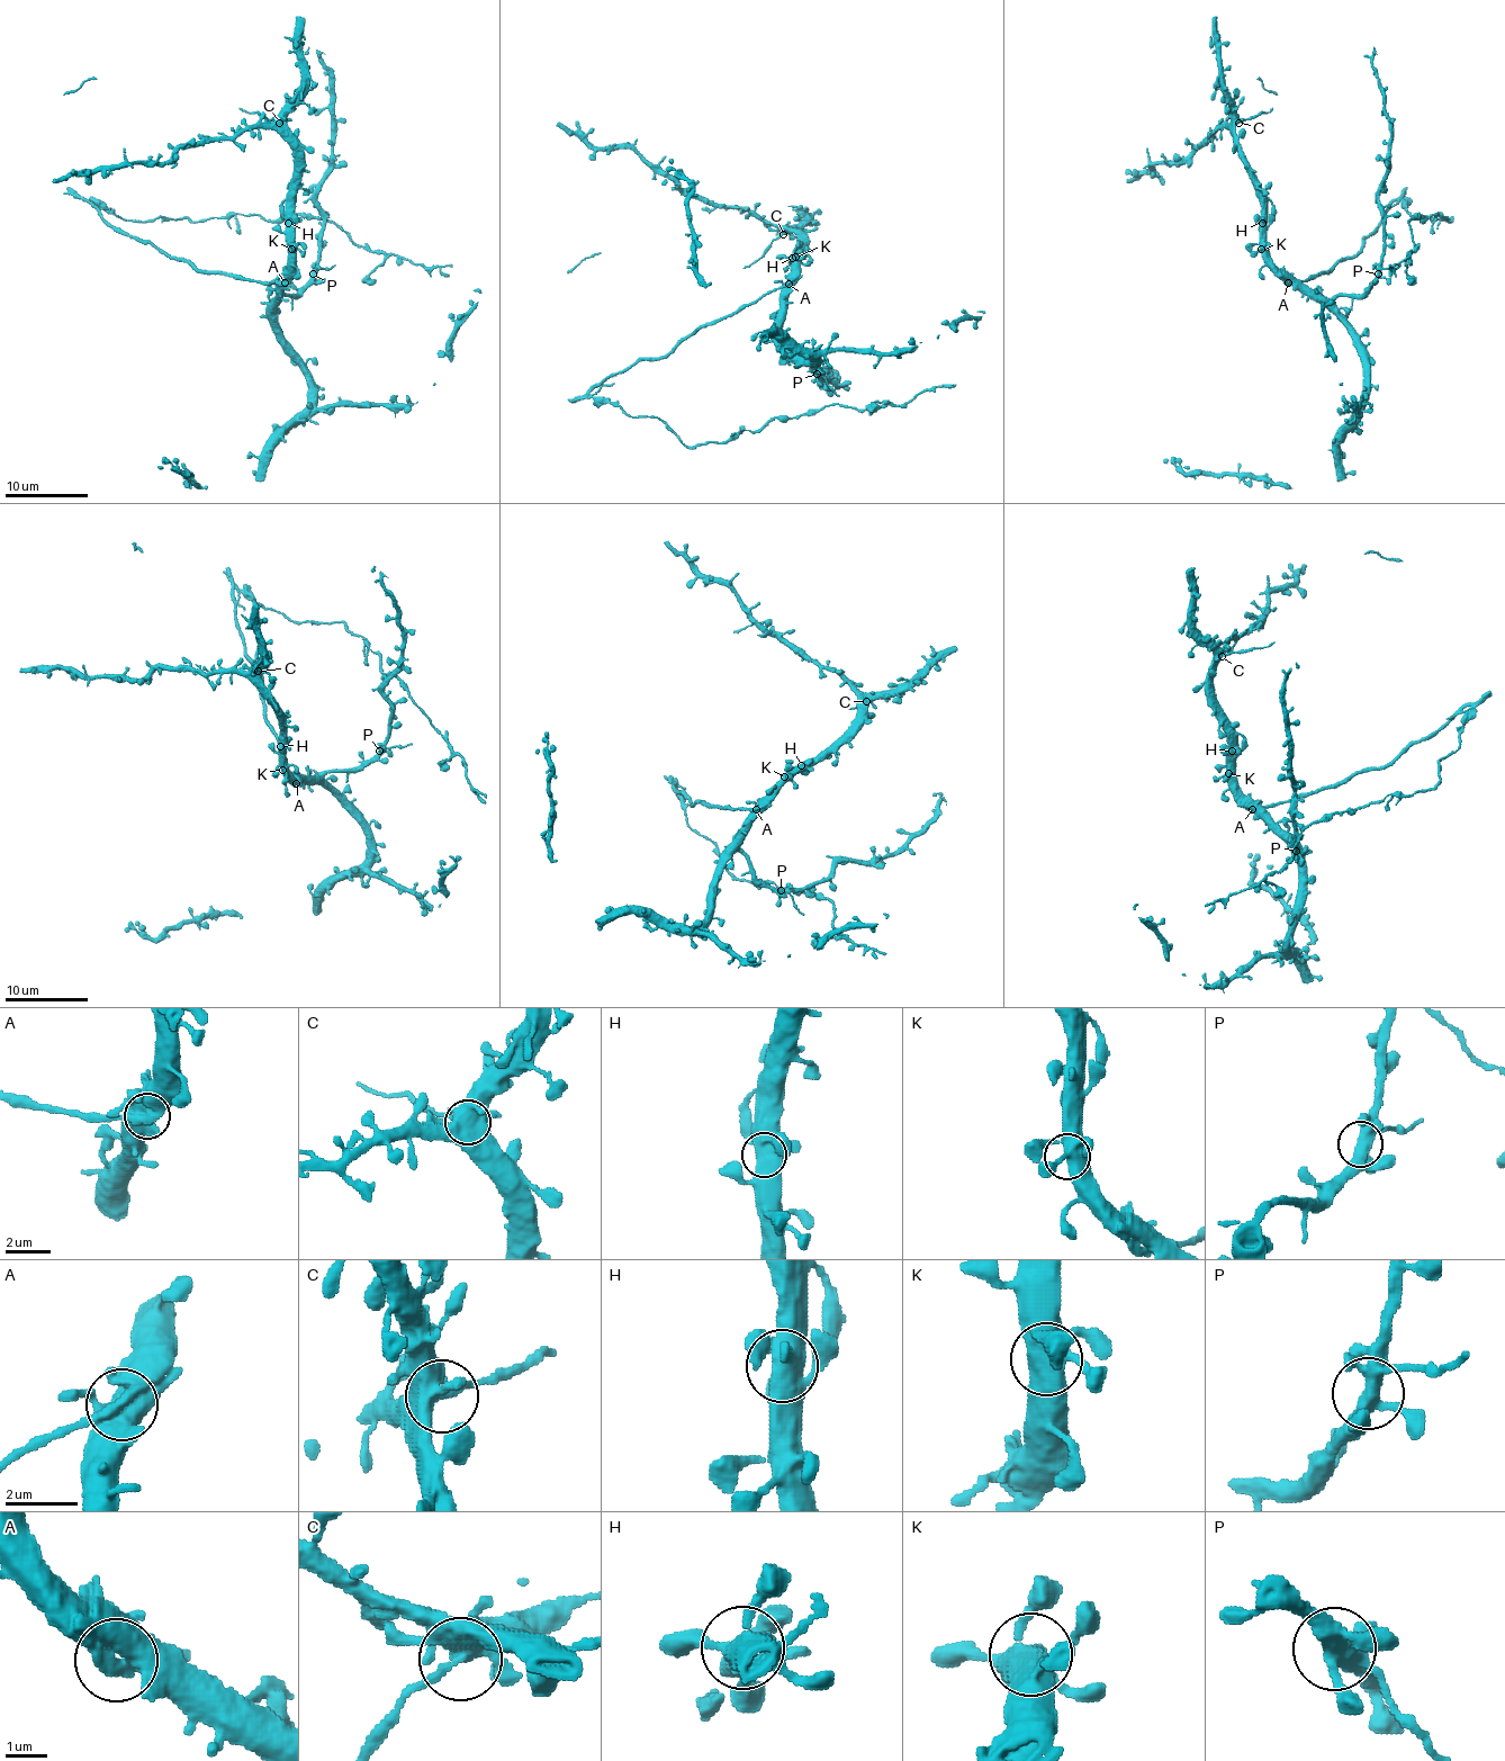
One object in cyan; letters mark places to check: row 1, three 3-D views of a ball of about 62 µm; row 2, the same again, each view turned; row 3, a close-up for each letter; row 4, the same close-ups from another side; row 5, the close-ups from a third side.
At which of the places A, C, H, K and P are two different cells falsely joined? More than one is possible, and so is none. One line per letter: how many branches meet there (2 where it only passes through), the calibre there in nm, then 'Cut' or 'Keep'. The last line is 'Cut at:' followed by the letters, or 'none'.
A: Branches: 4. Thickness 480 nm. Cut
C: Branches: 5. Thickness 400 nm. Cut
H: Branches: 5. Thickness 480 nm. Keep
K: Branches: 5. Thickness 480 nm. Keep
P: Branches: 5. Thickness 400 nm. Keep
Cut at: A, C

